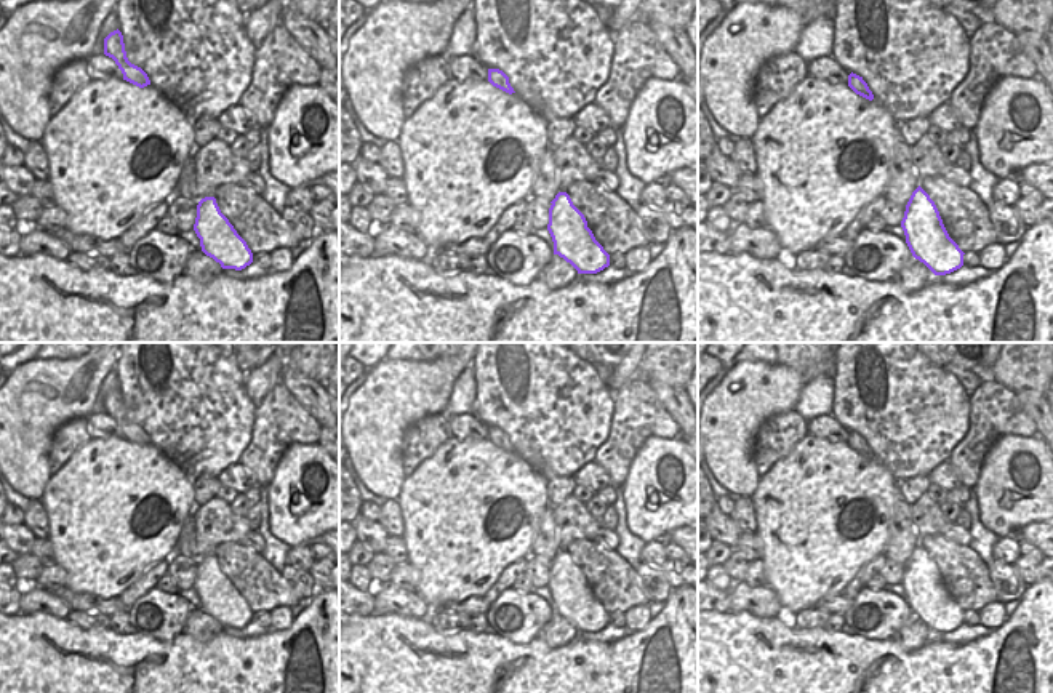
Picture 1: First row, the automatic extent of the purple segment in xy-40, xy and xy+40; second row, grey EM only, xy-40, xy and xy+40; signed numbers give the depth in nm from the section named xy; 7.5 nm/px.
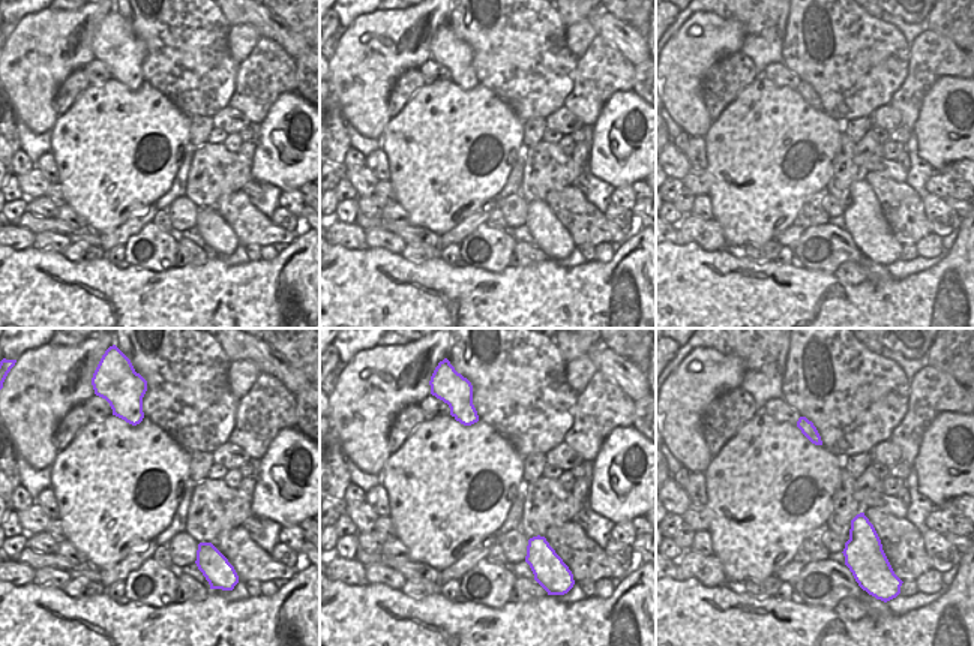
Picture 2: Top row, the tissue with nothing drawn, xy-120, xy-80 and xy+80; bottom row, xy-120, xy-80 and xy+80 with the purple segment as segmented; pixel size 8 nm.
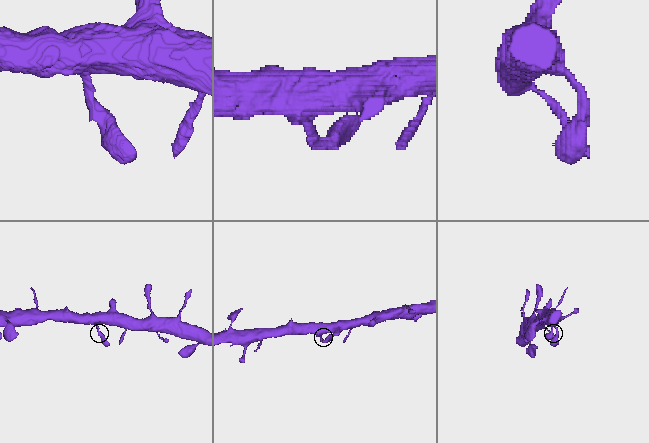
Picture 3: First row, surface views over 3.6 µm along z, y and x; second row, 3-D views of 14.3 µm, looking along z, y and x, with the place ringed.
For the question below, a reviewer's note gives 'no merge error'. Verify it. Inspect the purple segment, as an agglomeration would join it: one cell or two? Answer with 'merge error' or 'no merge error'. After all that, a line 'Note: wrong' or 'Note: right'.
no merge error
Note: right

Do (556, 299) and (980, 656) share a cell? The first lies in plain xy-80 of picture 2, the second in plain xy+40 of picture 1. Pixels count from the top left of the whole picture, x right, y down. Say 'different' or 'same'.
same

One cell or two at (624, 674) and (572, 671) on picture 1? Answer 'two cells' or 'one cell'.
one cell

